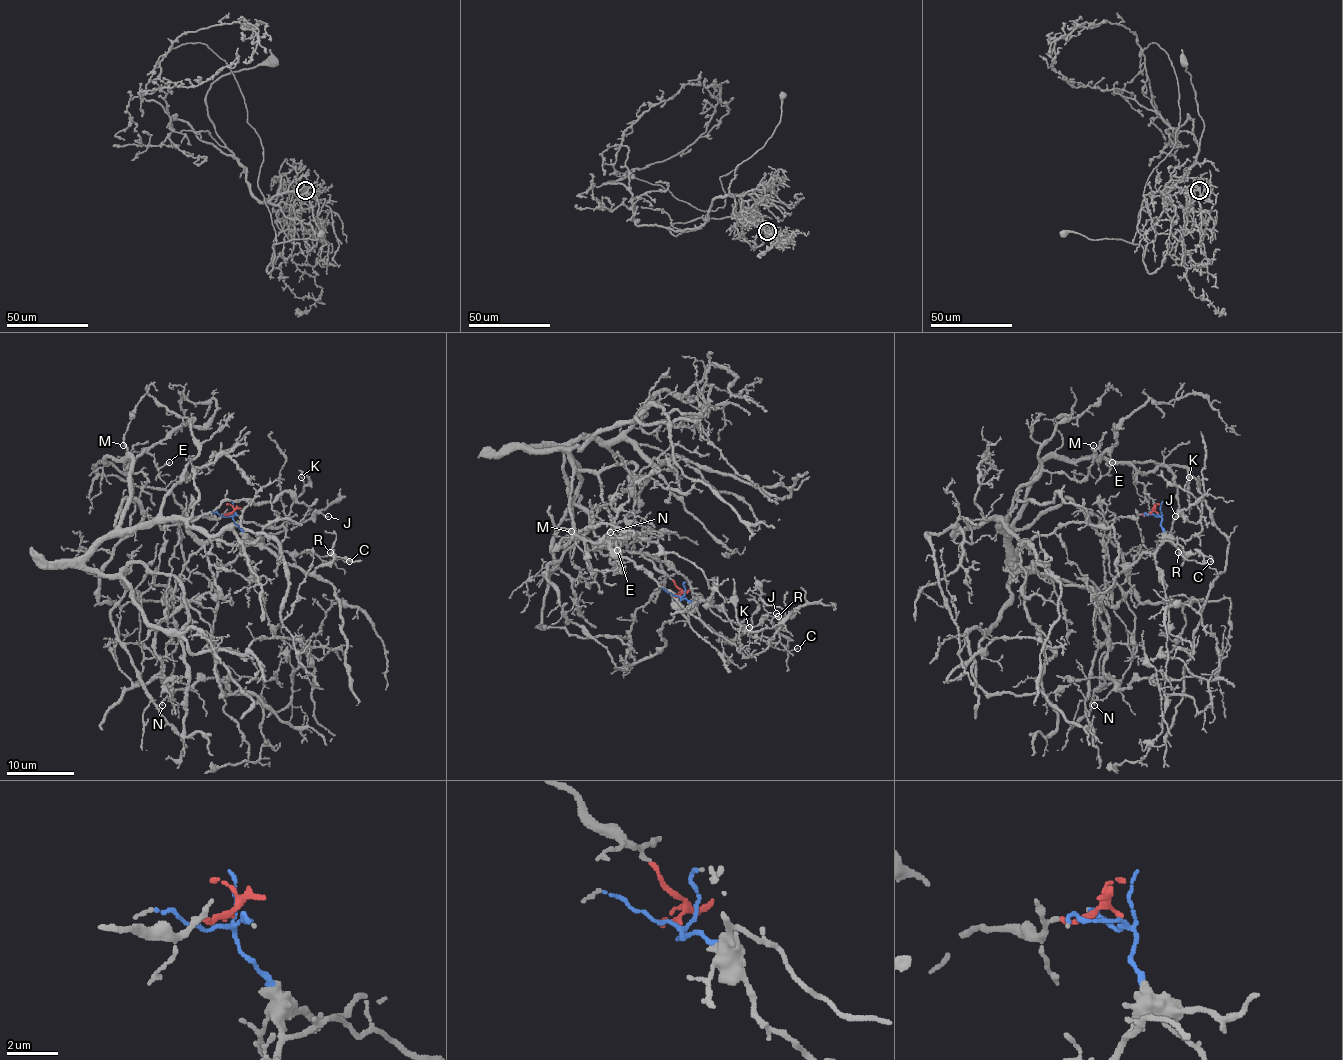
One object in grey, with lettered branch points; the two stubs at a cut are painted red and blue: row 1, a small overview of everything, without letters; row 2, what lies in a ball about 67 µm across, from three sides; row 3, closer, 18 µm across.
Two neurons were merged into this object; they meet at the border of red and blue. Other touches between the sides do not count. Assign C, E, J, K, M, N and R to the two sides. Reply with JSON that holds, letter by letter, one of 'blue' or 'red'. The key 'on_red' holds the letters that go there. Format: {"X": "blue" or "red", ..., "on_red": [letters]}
{"C": "blue", "E": "red", "J": "blue", "K": "blue", "M": "red", "N": "blue", "R": "blue", "on_red": ["E", "M"]}

